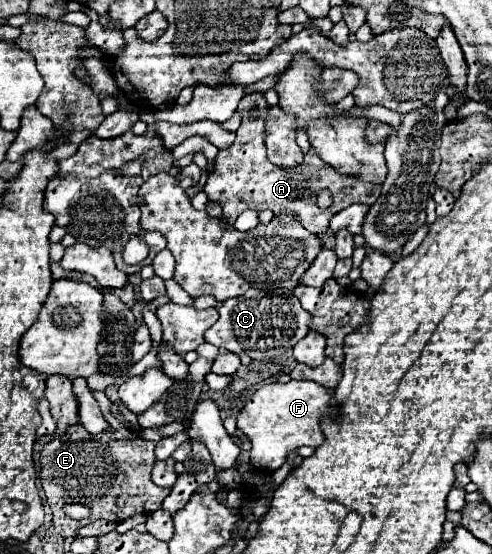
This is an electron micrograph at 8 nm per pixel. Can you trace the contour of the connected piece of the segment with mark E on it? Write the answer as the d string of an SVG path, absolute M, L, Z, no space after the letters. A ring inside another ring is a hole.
M93 392L97 402L101 402L101 410L105 418L111 422L111 434L89 434L81 424L67 428L65 434L51 438L43 452L41 452L41 482L45 490L47 504L53 512L61 510L67 500L79 498L83 504L91 508L91 516L85 520L71 520L63 514L63 520L55 520L53 516L53 528L63 538L77 536L77 530L93 520L113 520L121 522L133 514L141 512L155 512L161 508L161 502L171 492L167 488L159 488L151 482L151 470L155 464L153 442L143 442L137 432L131 432L129 428L121 426L119 420L109 412L111 400L105 396L105 392ZM113 466L113 470L111 470Z

